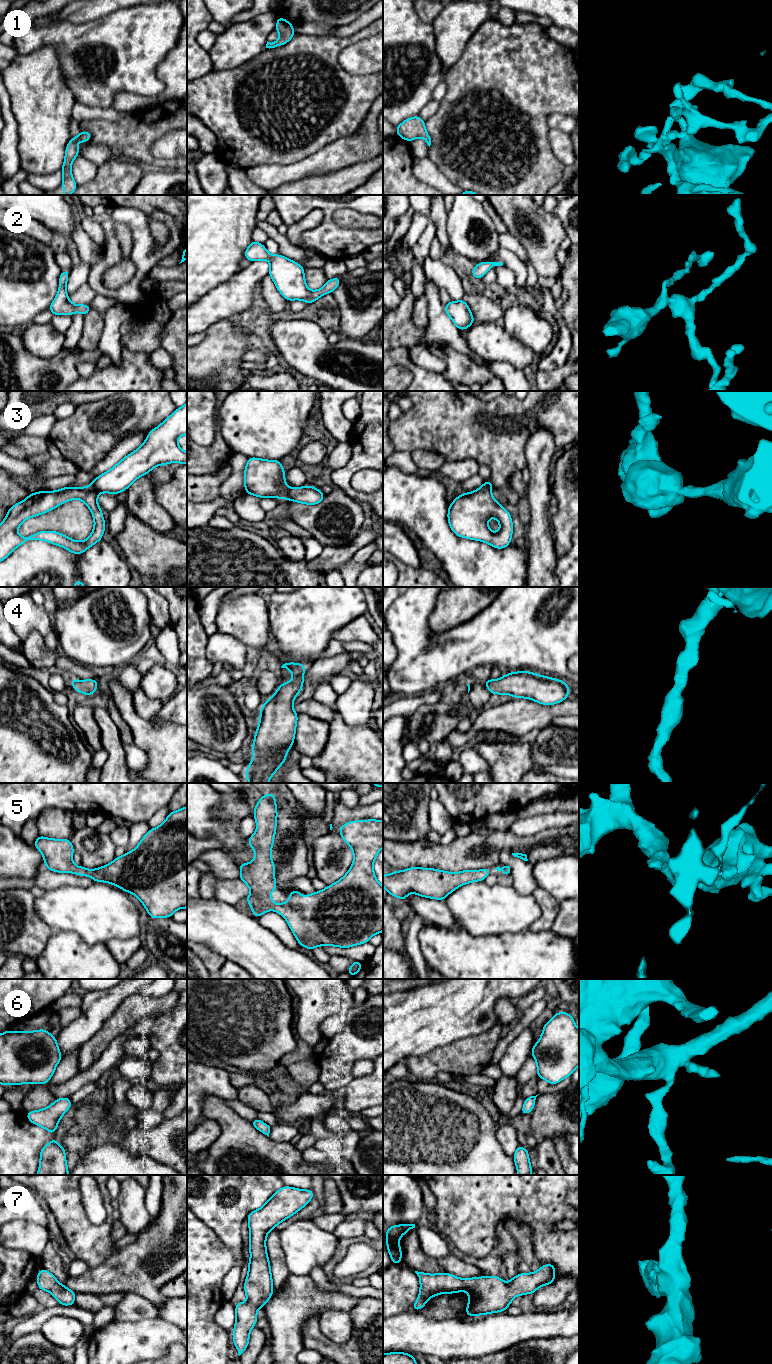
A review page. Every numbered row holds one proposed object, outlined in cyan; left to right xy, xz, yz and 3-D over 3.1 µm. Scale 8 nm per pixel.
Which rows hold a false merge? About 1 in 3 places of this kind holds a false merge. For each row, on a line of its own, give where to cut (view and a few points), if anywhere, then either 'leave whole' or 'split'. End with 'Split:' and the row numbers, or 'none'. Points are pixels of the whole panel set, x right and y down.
1: no cut | leave whole
2: no cut | leave whole
3: no cut | leave whole
4: no cut | leave whole
5: no cut | leave whole
6: no cut | leave whole
7: no cut | leave whole
Split: none

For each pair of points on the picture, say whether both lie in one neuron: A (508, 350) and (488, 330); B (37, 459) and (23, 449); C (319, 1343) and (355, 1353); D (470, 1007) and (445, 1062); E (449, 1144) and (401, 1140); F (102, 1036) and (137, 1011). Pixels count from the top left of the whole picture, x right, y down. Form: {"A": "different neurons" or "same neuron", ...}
{"A": "same neuron", "B": "same neuron", "C": "same neuron", "D": "different neurons", "E": "same neuron", "F": "same neuron"}

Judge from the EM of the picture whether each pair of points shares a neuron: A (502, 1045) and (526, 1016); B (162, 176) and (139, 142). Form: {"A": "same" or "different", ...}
{"A": "same", "B": "different"}

